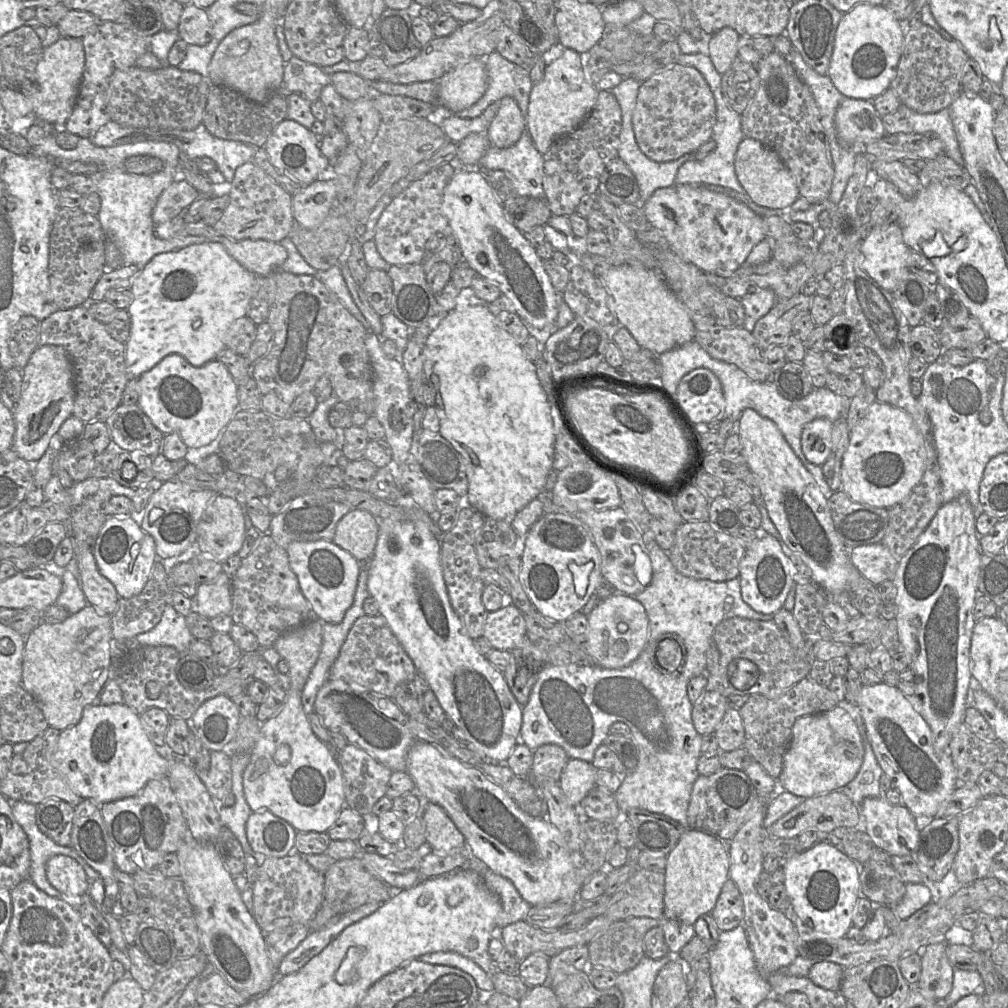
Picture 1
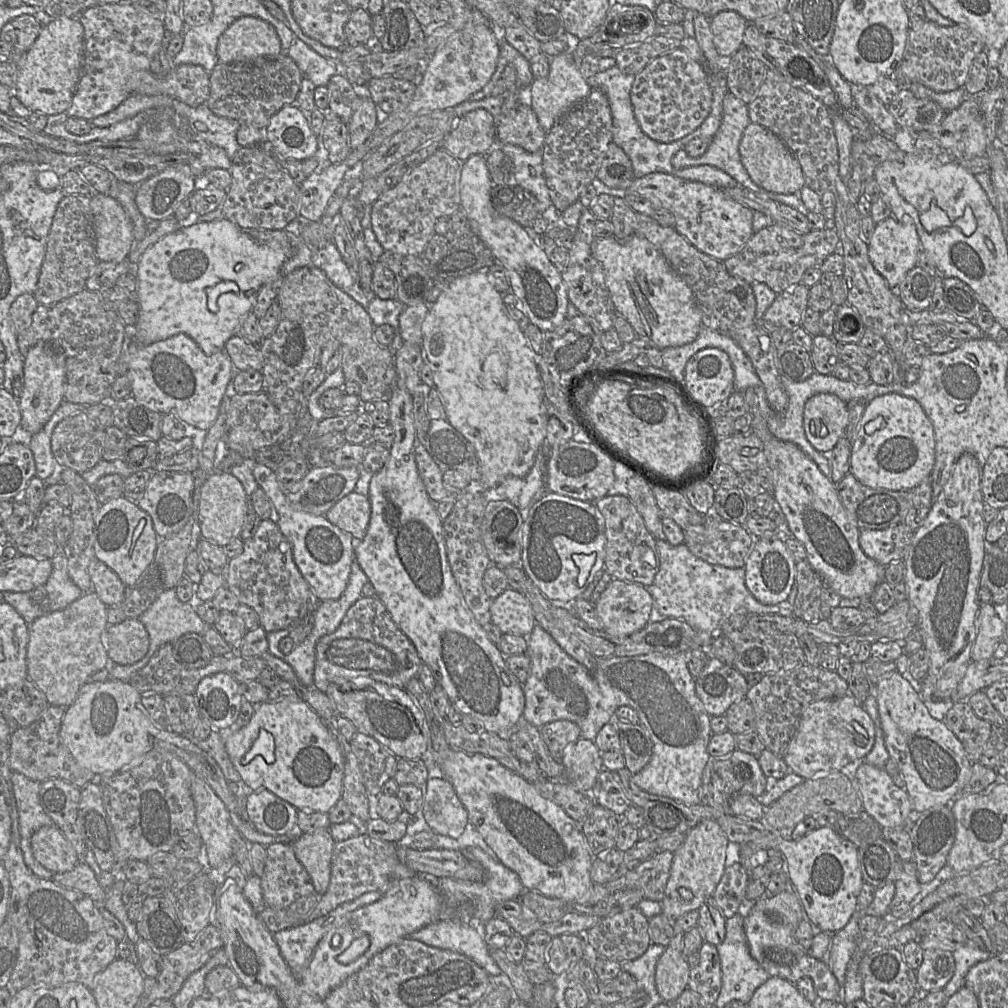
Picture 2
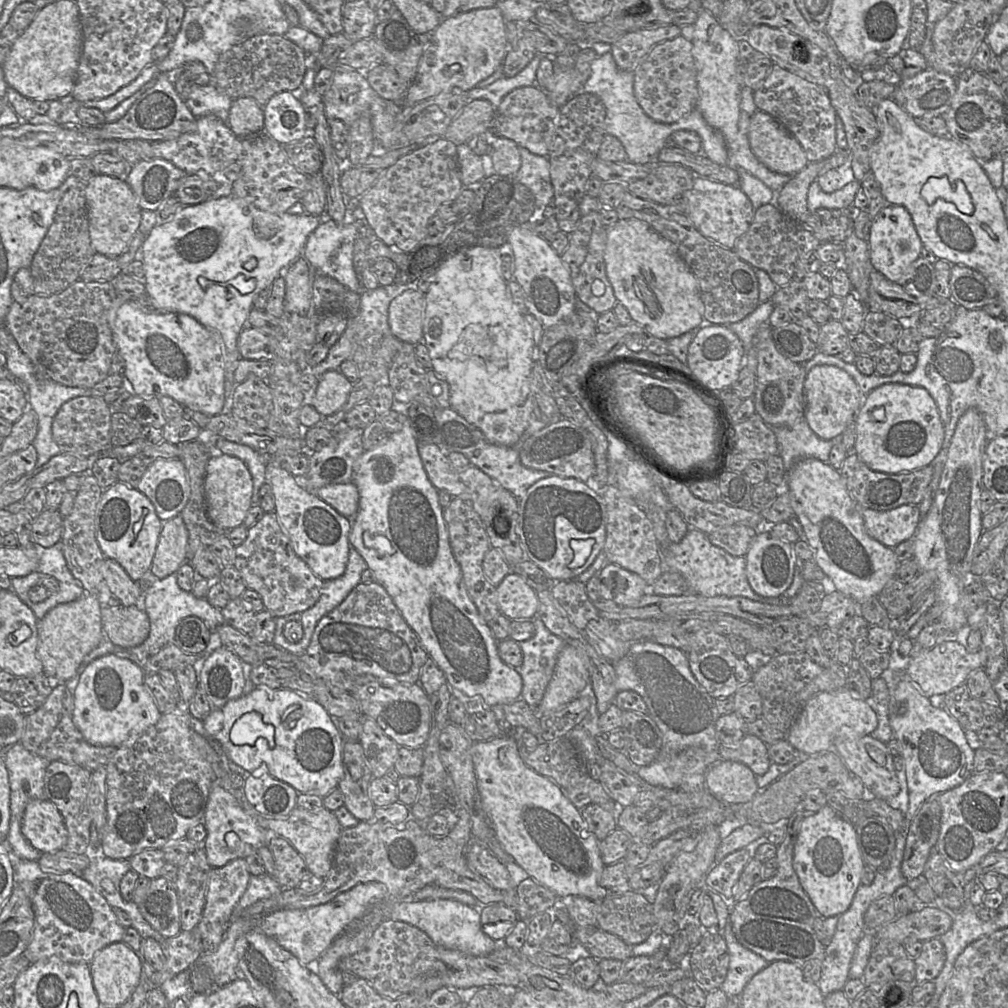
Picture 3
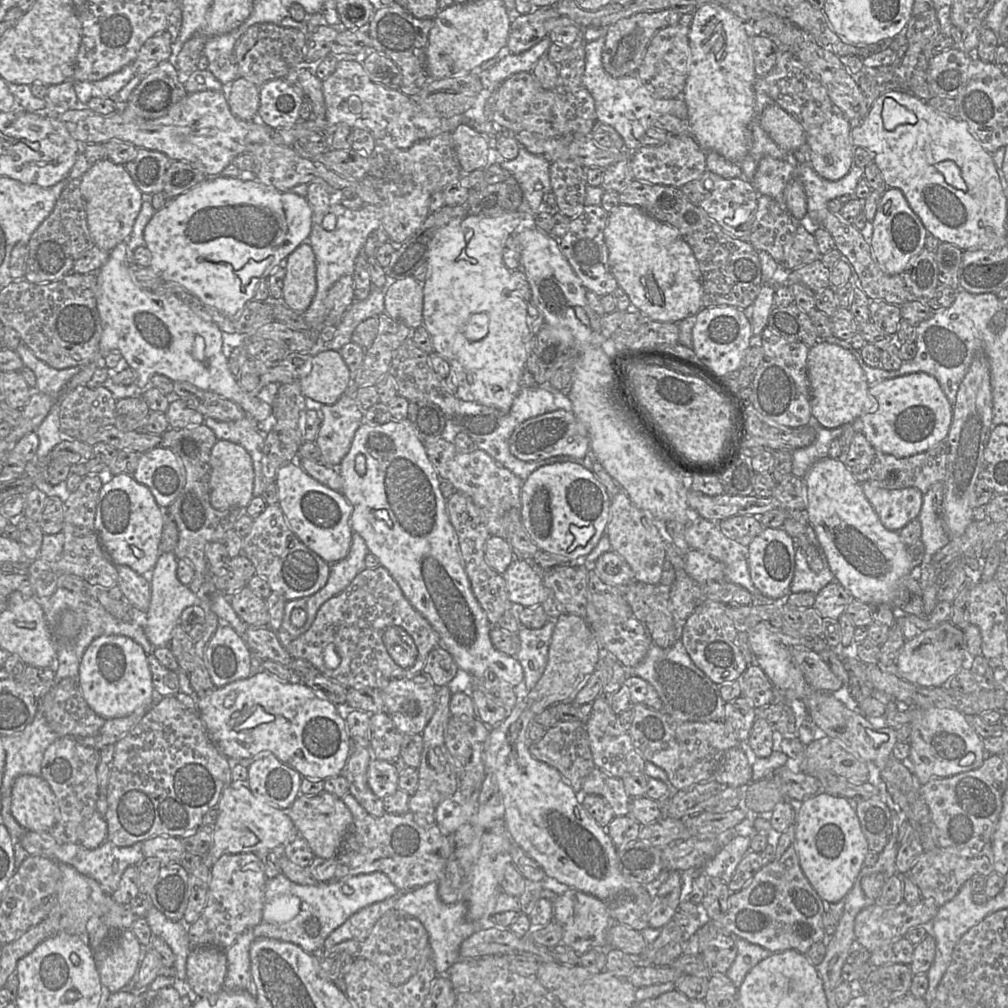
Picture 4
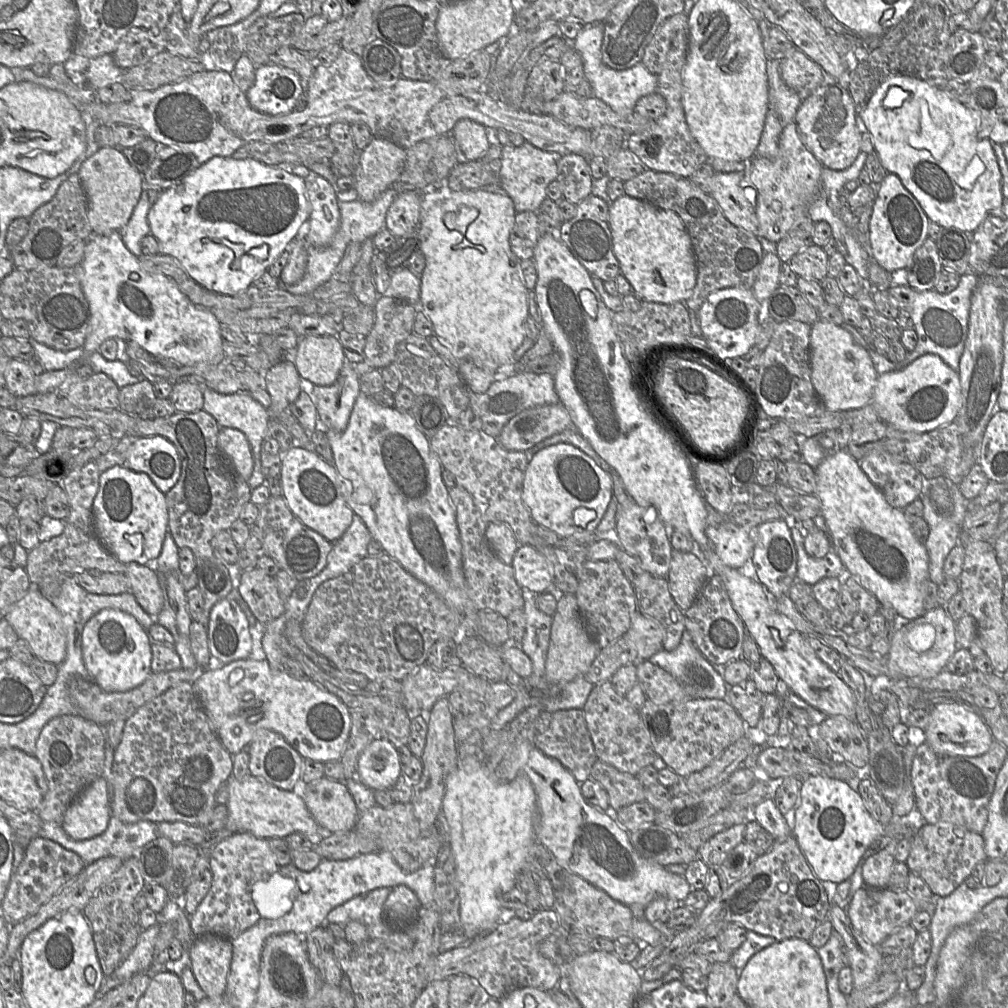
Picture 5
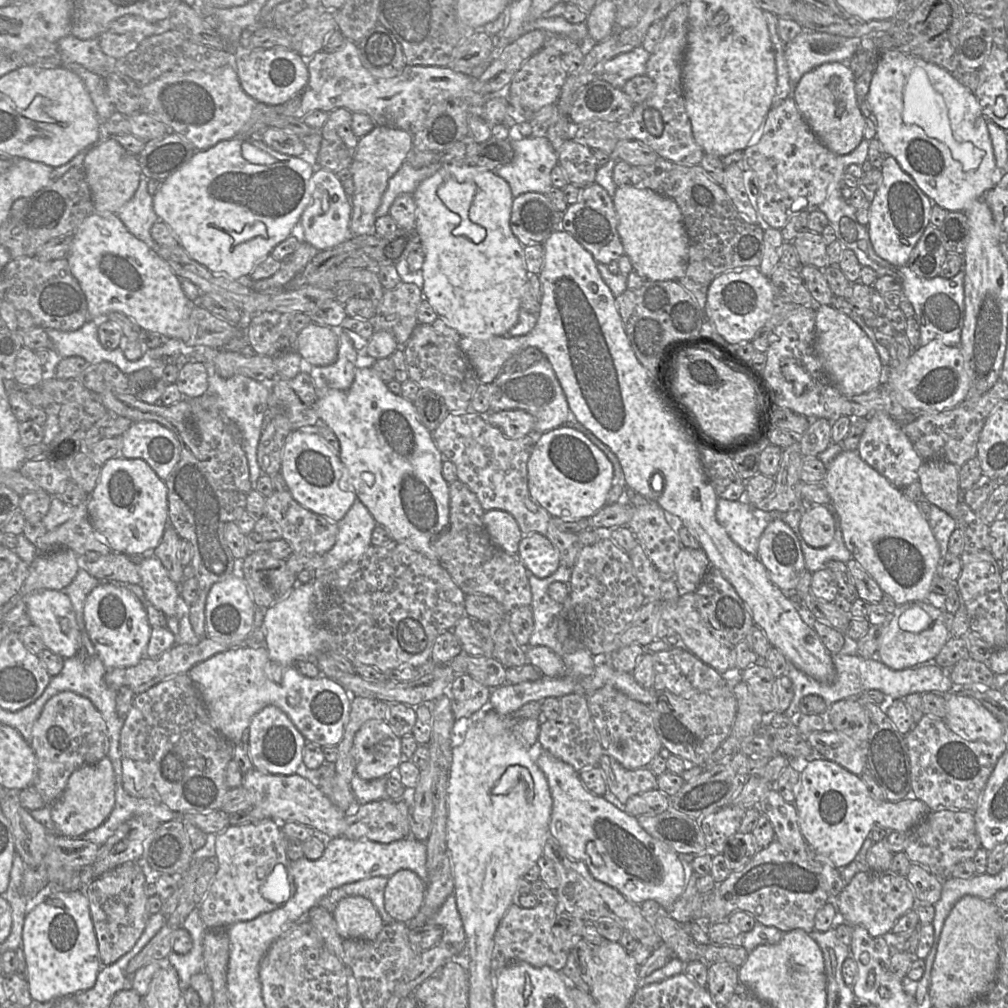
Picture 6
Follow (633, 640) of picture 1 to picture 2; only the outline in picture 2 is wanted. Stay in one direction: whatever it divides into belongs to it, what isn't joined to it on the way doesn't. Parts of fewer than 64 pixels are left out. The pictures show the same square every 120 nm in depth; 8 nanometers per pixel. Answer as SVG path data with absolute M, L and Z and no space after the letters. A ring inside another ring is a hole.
M612 579L595 604L595 610L602 620L603 634L610 642L616 644L635 632L643 629L654 618L654 601L649 589L640 584Z

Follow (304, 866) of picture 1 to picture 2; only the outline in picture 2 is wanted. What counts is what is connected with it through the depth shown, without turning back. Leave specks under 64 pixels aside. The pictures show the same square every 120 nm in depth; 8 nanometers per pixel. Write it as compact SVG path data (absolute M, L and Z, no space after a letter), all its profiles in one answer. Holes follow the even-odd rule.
M278 840L267 846L265 868L260 879L264 902L271 908L288 908L300 897L315 892L309 874L289 843Z

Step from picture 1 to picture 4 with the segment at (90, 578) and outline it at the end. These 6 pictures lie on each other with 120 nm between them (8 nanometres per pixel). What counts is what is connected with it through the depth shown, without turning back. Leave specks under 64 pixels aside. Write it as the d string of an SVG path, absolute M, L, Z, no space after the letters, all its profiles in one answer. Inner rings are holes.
M116 565L117 585L126 602L146 613L151 599L151 584L143 575L136 573L127 565Z

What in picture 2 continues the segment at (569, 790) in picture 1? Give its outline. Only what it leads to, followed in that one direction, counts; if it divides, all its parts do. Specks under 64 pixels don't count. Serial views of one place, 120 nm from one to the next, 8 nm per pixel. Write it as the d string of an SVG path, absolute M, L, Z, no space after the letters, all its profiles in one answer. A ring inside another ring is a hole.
M579 737L565 748L561 763L565 780L577 791L591 793L603 769L595 742Z

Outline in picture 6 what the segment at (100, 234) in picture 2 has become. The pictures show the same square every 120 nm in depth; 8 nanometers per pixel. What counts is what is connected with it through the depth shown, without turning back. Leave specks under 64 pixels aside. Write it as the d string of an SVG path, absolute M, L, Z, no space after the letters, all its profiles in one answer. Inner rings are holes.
M114 138L93 145L82 167L92 193L94 212L97 213L117 213L134 196L142 174L137 156L125 150Z

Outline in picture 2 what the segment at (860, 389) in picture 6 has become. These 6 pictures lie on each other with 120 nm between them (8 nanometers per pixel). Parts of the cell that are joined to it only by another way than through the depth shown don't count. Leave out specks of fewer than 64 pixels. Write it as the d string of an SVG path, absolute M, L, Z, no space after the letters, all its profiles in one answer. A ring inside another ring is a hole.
M819 393L810 397L804 407L804 431L810 444L818 451L832 451L840 438L845 437L849 424L849 406L834 394Z

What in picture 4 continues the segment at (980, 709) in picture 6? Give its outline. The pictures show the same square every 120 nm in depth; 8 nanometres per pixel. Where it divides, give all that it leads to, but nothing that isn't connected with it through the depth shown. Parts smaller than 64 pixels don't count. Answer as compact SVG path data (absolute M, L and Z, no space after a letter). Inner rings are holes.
M953 708L917 709L910 721L910 754L913 774L920 785L933 778L944 778L979 768L985 760L984 741Z

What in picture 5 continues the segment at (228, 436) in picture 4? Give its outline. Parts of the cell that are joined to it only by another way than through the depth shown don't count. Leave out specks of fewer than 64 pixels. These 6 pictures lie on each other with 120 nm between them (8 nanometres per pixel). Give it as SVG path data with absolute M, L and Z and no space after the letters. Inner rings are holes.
M201 385L201 388L204 395L203 409L216 419L220 428L229 427L243 432L250 444L253 456L253 472L248 484L251 490L264 484L265 477L261 471L260 450L268 423L271 420L268 409L256 401L249 392L220 394L204 385Z

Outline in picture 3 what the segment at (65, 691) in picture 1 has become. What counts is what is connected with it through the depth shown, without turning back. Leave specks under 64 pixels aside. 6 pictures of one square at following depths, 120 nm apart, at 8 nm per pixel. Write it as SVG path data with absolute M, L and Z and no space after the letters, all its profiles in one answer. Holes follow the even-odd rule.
M85 593L76 601L57 605L38 620L37 627L37 654L43 665L43 673L54 684L67 683L75 676L84 658L103 638L101 603L98 595Z

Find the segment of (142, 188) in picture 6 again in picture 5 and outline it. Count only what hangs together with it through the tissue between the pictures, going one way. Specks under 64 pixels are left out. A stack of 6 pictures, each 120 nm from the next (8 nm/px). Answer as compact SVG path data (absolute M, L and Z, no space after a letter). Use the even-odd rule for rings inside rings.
M143 180L143 190L139 201L135 206L128 223L120 231L125 246L138 259L140 256L144 255L141 250L141 241L150 233L148 213L152 204L149 201L147 190L148 187Z

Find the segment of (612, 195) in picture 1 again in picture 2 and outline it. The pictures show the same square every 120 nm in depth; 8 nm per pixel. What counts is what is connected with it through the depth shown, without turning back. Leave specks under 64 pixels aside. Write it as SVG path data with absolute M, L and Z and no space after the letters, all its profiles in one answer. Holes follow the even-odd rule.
M613 141L608 146L597 178L608 188L617 190L629 188L635 178L629 157Z

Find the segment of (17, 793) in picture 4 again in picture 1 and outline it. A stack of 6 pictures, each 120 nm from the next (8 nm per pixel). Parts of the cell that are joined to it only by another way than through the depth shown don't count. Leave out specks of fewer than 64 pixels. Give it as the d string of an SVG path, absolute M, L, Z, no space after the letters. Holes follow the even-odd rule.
M57 854L48 859L46 875L50 884L65 895L85 895L89 890L89 880L83 867L73 858Z

